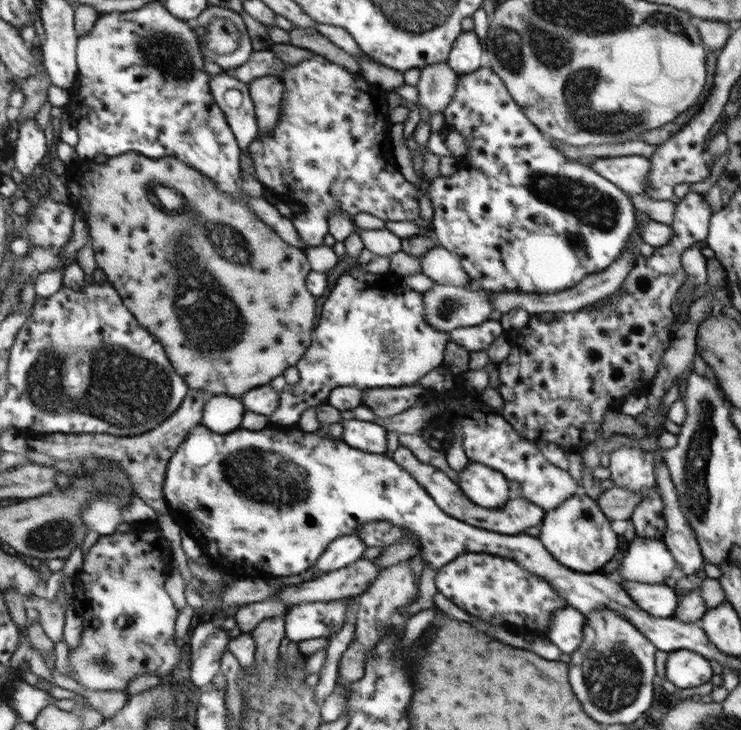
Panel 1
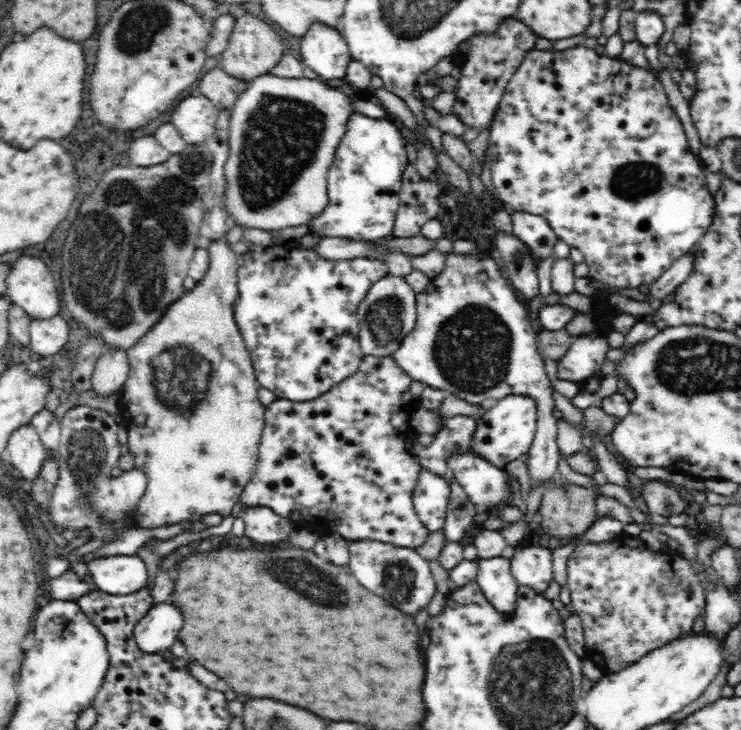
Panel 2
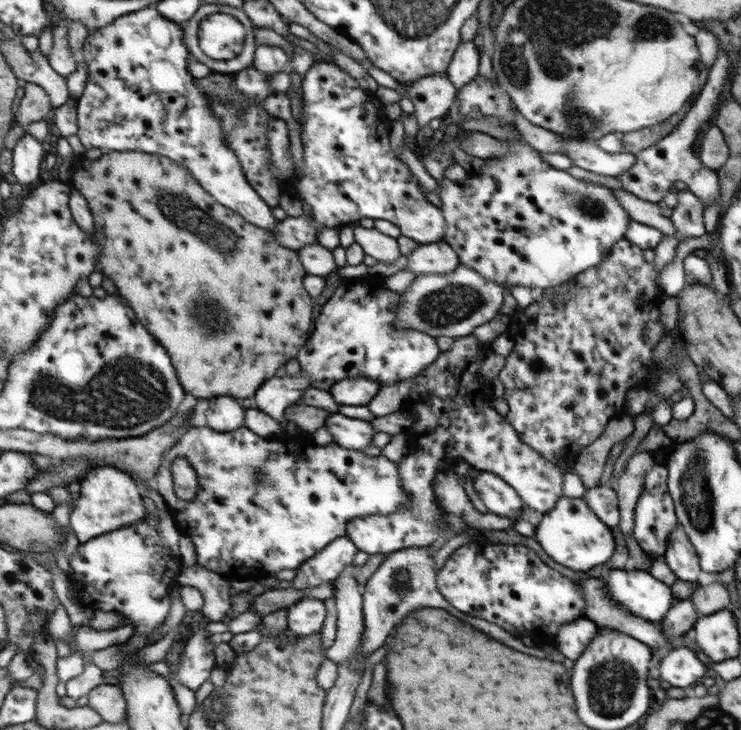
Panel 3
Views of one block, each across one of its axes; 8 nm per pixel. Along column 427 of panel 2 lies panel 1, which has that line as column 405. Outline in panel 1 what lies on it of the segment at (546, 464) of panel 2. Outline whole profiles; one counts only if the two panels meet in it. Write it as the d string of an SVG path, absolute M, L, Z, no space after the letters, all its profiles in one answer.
M357 265L345 271L331 288L329 295L321 306L321 322L313 332L313 344L309 347L304 358L296 364L301 380L297 385L287 384L281 391L281 404L277 412L270 417L271 423L283 428L297 426L303 412L311 406L323 404L329 391L335 387L355 385L359 388L373 386L403 386L413 385L415 380L425 376L435 366L441 364L445 342L449 338L447 332L441 332L425 324L421 318L423 304L421 293L403 288L401 282L387 274L370 274L365 272L362 265Z

